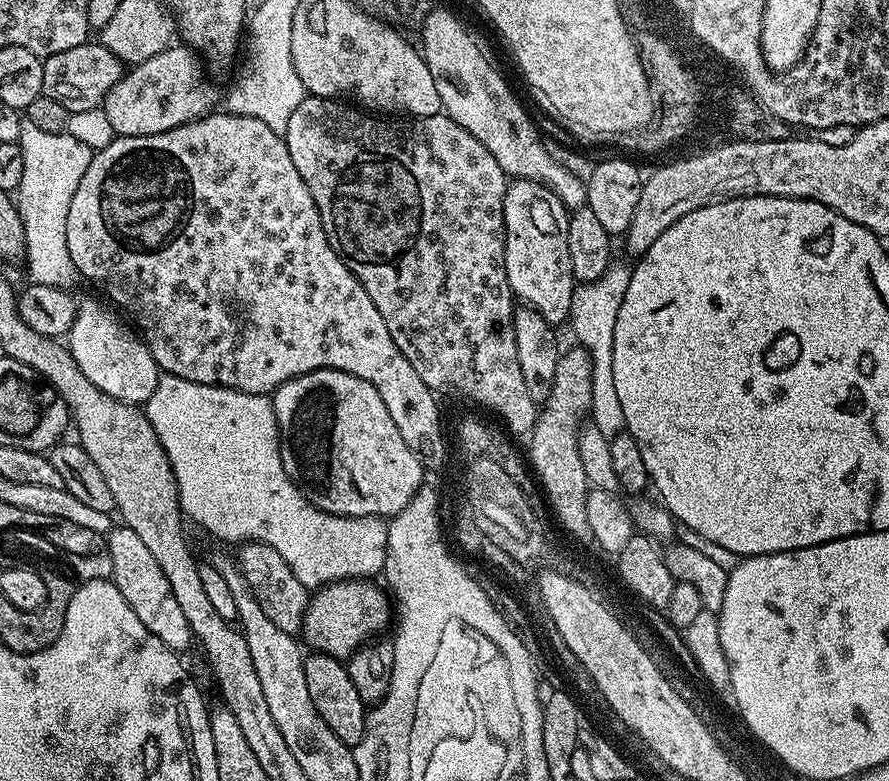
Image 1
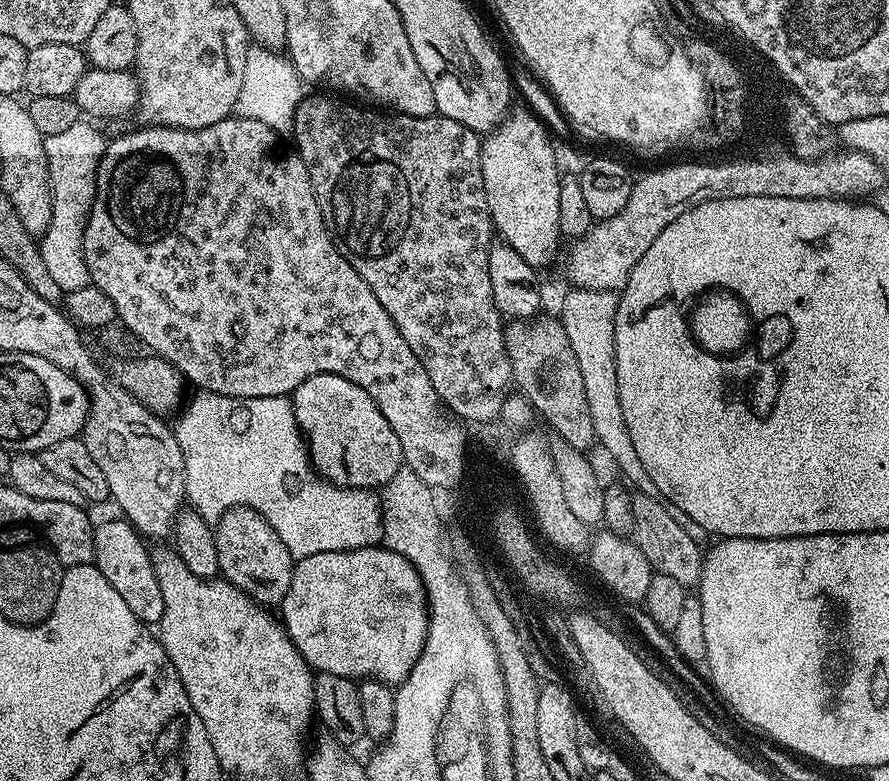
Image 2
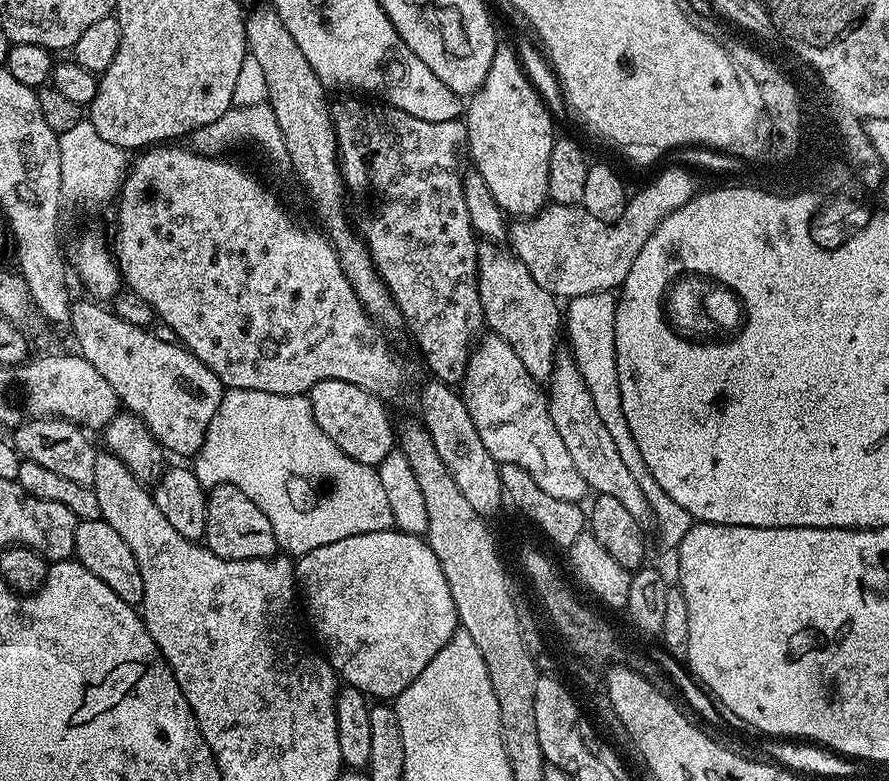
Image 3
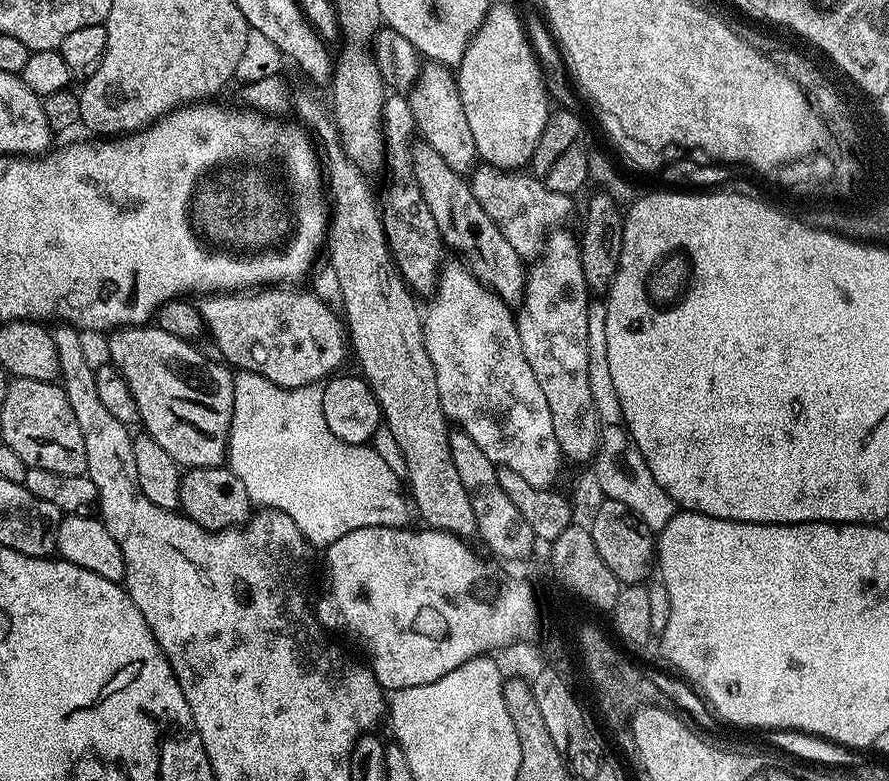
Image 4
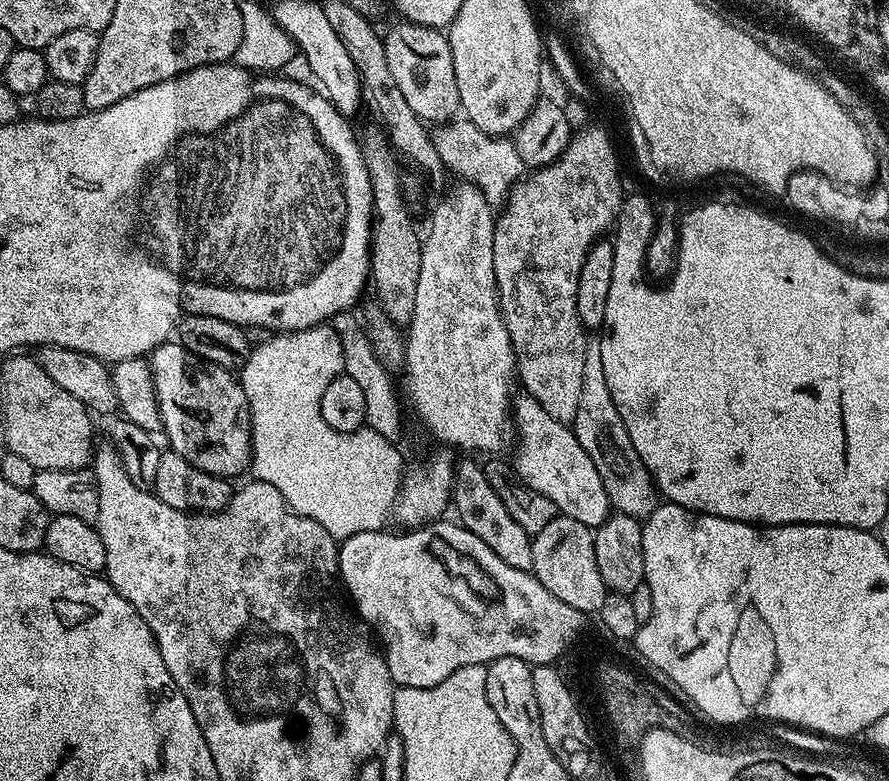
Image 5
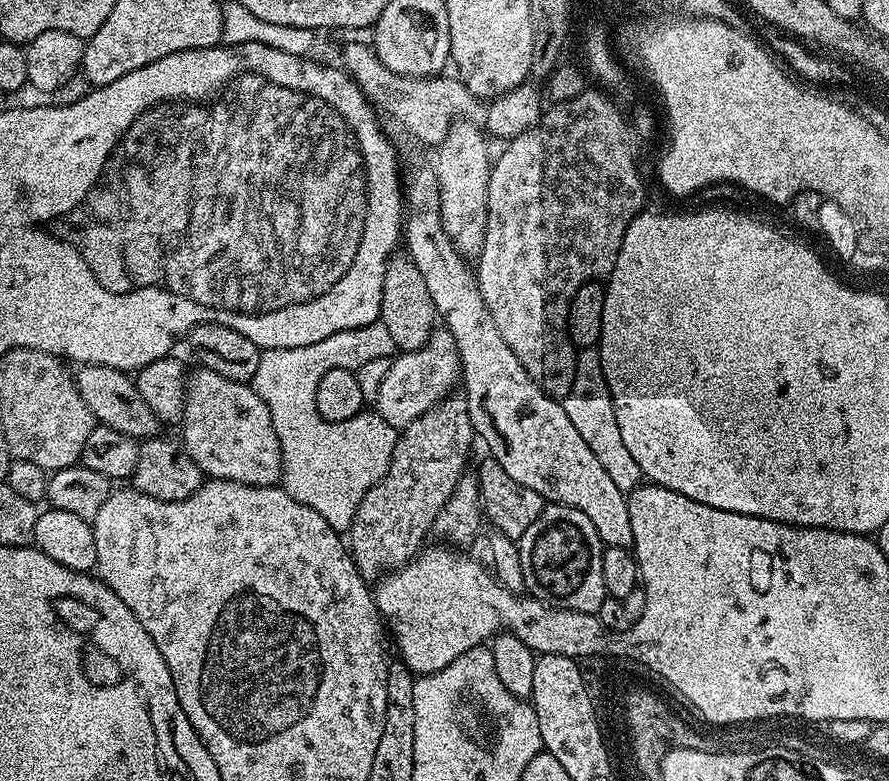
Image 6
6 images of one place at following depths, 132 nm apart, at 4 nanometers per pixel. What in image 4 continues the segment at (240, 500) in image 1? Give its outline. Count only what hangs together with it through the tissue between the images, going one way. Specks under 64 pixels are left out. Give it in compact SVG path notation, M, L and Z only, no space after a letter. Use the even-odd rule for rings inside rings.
M237 371L233 375L232 381L234 382L234 410L232 411L232 425L228 435L226 464L234 474L238 474L238 479L246 485L246 494L250 494L253 505L264 510L281 512L290 518L294 518L294 526L298 526L298 530L306 537L309 544L320 550L327 549L328 545L338 542L338 538L342 538L342 534L350 534L350 530L358 530L359 528L406 528L413 523L412 519L414 521L417 519L418 513L411 495L406 491L401 477L396 476L394 470L390 470L390 466L386 466L384 459L368 444L342 442L342 438L335 436L330 430L330 426L326 426L326 414L322 414L324 389L320 384L311 384L301 388L283 388L274 382L270 382L264 376L258 375L257 372L241 371Z

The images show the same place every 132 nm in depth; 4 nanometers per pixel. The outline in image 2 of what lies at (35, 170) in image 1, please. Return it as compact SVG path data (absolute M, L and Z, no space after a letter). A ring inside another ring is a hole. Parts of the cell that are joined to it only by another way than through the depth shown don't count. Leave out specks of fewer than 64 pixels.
M91 121L74 123L64 133L45 137L48 180L51 182L51 222L42 234L39 248L53 281L64 294L91 283L84 260L84 230L96 193L97 166L107 148L107 139Z

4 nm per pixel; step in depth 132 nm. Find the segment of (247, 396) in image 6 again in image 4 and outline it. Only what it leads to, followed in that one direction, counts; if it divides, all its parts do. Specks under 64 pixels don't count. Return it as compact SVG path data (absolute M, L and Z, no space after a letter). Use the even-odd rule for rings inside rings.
M137 326L134 328L122 328L113 331L107 337L108 340L108 356L112 367L116 368L122 374L122 378L126 378L126 384L130 386L130 392L134 394L134 400L138 406L140 414L139 423L144 424L143 431L147 435L154 438L154 442L158 442L158 446L162 446L162 450L166 450L166 454L170 454L170 458L174 458L176 463L189 468L218 468L225 463L228 455L228 435L230 434L230 426L232 425L232 411L234 410L234 382L232 381L233 373L219 359L207 360L202 353L196 349L195 343L178 338L174 334L166 334L166 330L155 326Z

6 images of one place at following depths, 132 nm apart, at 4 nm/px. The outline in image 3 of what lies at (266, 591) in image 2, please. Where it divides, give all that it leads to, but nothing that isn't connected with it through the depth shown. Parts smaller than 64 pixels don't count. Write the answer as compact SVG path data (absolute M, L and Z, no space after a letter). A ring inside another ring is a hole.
M219 484L207 489L206 530L203 543L218 558L227 560L267 560L278 552L274 526L270 526L270 518L262 514L262 510L238 486Z

